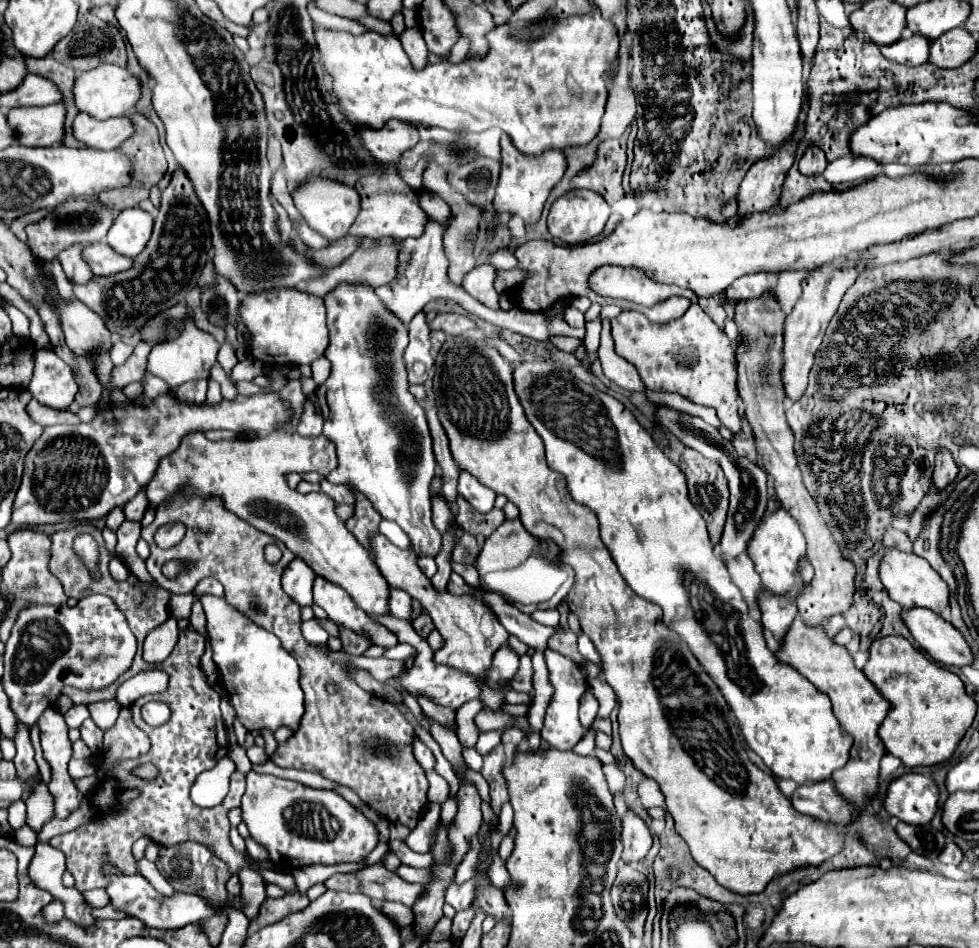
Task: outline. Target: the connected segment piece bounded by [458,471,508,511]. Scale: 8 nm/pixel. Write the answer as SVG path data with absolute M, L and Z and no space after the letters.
M460 471L460 477L458 477L458 493L478 511L490 511L492 507L502 509L507 503L506 497L497 495L484 487L474 475L470 475L468 471Z

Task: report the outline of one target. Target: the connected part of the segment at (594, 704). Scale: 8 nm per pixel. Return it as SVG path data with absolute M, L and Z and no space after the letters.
M588 689L582 695L582 699L580 699L580 721L582 721L582 725L590 727L592 721L594 721L594 717L596 717L596 713L598 713L598 701L592 695L592 691Z

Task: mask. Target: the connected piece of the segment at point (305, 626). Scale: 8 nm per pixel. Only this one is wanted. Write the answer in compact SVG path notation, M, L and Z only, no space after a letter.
M314 619L302 623L302 635L312 645L324 645L328 641L328 633L322 627L318 627L318 623Z

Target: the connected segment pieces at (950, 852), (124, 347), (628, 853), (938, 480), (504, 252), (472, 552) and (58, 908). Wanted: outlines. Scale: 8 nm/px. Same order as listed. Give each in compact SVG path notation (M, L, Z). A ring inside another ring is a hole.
M948 843L944 847L944 851L940 851L938 859L942 863L946 863L946 865L960 865L960 861L962 861L962 849L956 843Z
M114 343L112 345L112 349L110 349L110 359L112 359L112 363L114 365L122 365L122 363L126 363L126 359L132 355L132 345L128 345L128 343Z
M628 811L622 821L622 861L624 863L638 863L646 857L646 853L652 847L652 835L646 827L646 823L636 817L636 813Z
M942 447L936 455L936 467L934 467L932 481L936 487L946 487L956 479L956 475L958 475L958 465L952 459L952 453Z
M498 249L496 253L492 253L490 263L492 263L496 269L514 269L514 267L518 267L518 263L516 263L516 259L514 259L514 253L508 251L508 249Z
M464 533L460 543L454 547L451 560L458 563L474 563L476 557L480 553L480 545L476 543L476 537L472 537L470 533Z
M54 899L50 905L46 905L42 909L42 915L44 915L44 919L48 923L58 923L58 919L64 917L64 907L62 907L62 903L58 899Z

